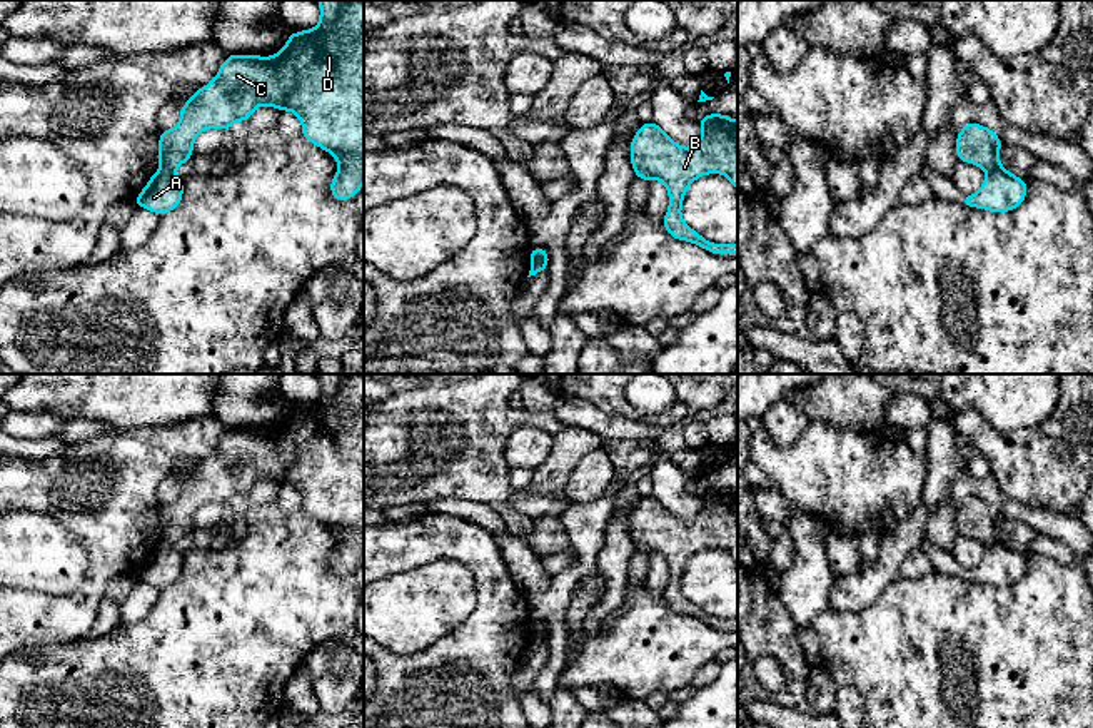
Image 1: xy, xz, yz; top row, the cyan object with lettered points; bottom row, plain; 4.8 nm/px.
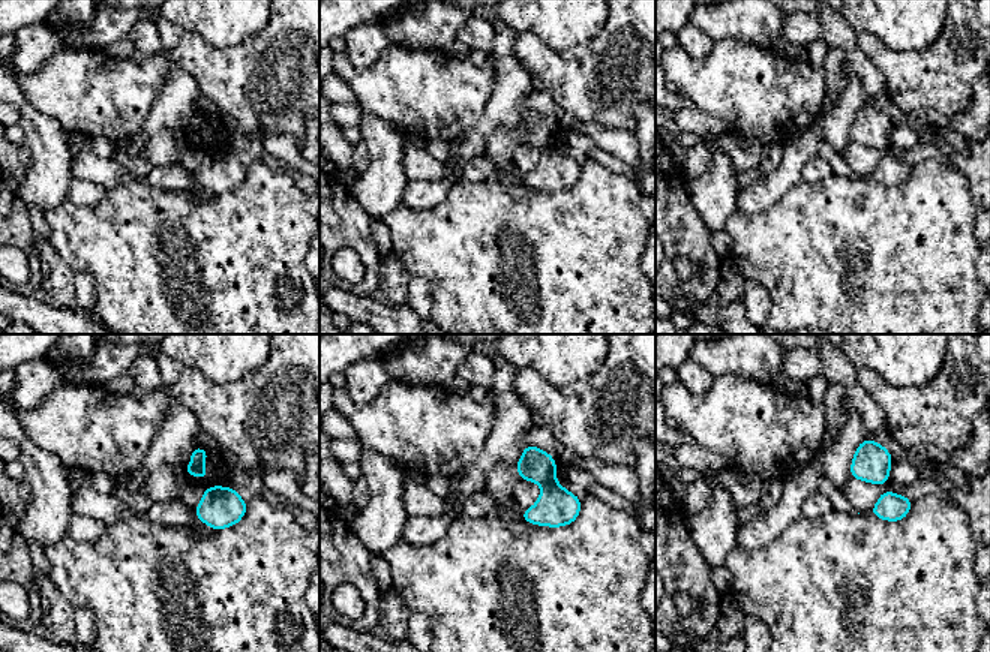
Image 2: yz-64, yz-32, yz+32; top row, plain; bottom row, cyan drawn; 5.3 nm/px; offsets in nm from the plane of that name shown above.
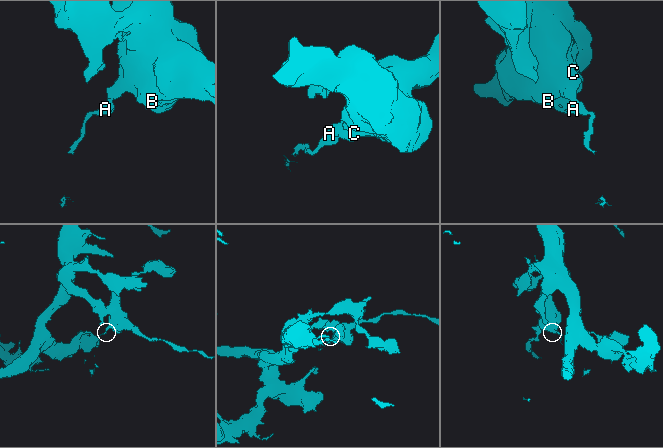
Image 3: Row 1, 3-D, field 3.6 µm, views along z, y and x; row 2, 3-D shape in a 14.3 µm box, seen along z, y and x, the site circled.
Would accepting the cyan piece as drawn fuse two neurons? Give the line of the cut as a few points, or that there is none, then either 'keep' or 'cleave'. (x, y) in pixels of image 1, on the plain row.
cut xy (161, 538), (172, 545); cleave

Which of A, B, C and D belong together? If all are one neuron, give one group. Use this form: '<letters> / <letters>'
A / B C D

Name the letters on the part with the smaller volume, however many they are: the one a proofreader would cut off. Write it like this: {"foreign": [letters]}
{"foreign": ["A"]}

